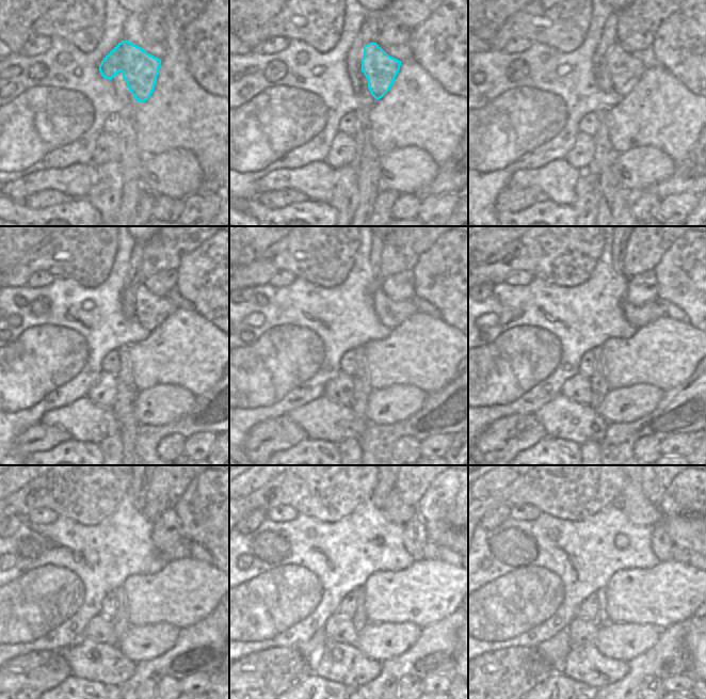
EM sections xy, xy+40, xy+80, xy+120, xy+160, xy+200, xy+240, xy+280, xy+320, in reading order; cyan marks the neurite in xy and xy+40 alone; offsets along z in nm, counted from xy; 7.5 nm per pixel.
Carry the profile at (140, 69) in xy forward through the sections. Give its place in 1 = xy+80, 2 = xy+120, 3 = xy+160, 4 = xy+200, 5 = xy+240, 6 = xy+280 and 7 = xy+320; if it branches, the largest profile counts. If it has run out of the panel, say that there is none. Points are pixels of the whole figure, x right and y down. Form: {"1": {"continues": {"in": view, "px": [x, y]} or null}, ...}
{"1": {"continues": {"in": "xy+80", "px": [625, 70]}}, "2": {"continues": {"in": "xy+120", "px": [150, 311]}}, "3": {"continues": {"in": "xy+160", "px": [390, 313]}}, "4": {"continues": {"in": "xy+200", "px": [638, 317]}}, "5": {"continues": {"in": "xy+240", "px": [182, 549]}}, "6": {"continues": {"in": "xy+280", "px": [430, 551]}}, "7": {"continues": {"in": "xy+320", "px": [682, 555]}}}

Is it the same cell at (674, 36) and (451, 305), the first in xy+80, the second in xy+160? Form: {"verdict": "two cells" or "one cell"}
{"verdict": "one cell"}

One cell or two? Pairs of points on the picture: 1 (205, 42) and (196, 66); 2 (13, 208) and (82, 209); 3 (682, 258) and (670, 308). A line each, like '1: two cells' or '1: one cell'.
1: one cell
2: one cell
3: two cells

